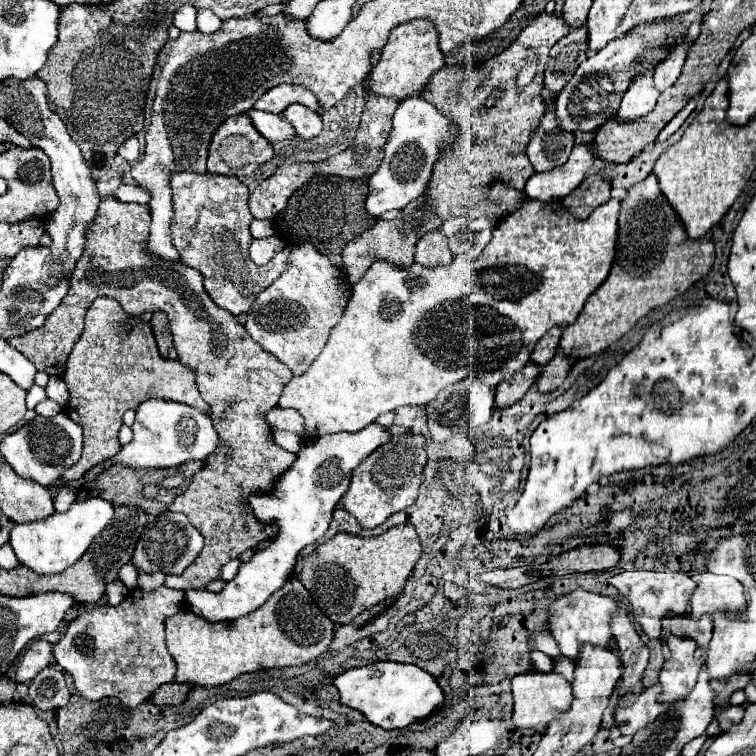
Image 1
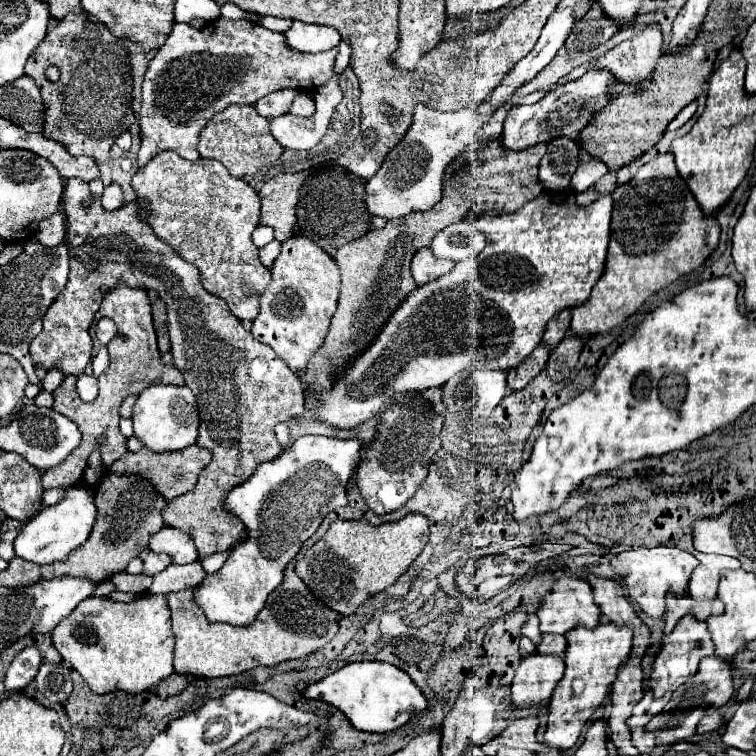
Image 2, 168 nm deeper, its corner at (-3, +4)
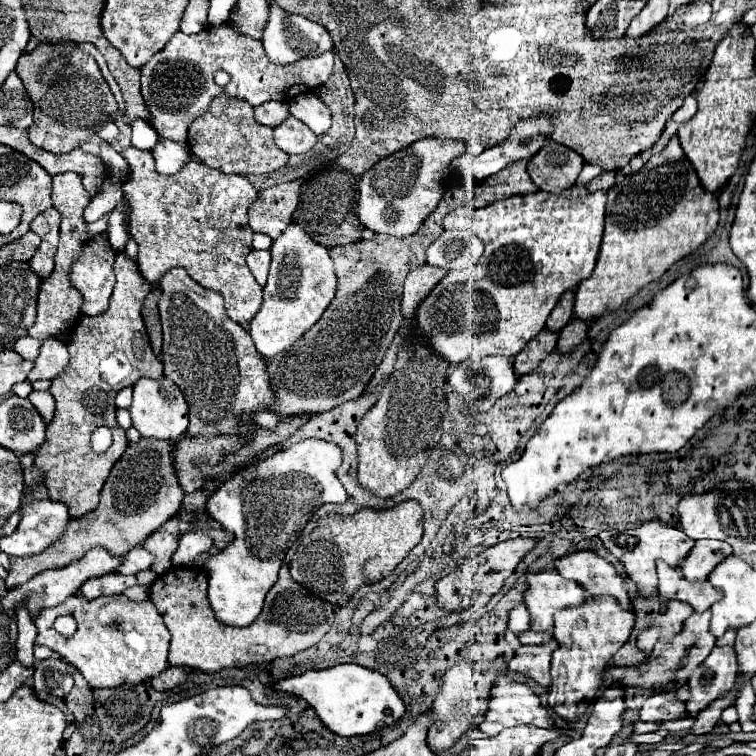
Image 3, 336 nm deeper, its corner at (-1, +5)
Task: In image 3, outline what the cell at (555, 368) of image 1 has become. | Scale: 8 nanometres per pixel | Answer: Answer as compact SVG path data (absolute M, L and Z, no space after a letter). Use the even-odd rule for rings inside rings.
M572 317L570 323L560 331L558 351L560 351L560 353L570 353L570 351L574 351L574 349L580 345L580 341L586 337L586 331L588 331L588 323L582 321L582 319Z

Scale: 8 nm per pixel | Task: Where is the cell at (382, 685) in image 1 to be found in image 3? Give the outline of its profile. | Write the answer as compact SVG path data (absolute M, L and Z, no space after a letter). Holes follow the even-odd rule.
M354 663L286 677L274 683L274 689L302 697L316 711L318 719L326 725L326 729L342 737L374 733L398 721L406 711L400 695L392 689L392 685L384 675Z

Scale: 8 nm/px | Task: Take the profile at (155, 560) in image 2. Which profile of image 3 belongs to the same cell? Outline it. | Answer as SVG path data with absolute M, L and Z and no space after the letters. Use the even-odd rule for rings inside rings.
M154 531L148 535L148 539L144 539L142 547L146 551L150 551L152 555L156 555L156 561L152 565L152 569L162 575L166 569L170 569L170 559L178 547L178 537L180 537L180 531L178 533L164 533L164 531Z

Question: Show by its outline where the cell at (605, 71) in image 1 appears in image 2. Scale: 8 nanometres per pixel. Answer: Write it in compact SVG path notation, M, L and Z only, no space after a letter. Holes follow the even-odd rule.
M590 68L578 80L548 92L536 104L520 106L518 110L510 112L508 118L504 120L504 134L502 134L504 148L520 150L538 142L548 142L552 138L570 136L574 132L584 130L584 126L588 126L592 116L600 112L600 108L606 108L612 102L612 92L610 92L612 84L614 84L614 76L612 72L608 72L608 68Z

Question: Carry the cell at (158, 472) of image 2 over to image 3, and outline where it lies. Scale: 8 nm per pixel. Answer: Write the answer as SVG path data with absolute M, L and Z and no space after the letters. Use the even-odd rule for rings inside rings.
M290 415L282 421L278 421L278 425L274 429L266 429L266 427L250 427L250 431L246 435L216 435L216 437L184 437L176 447L174 447L174 465L176 465L176 473L178 473L178 481L182 485L182 489L186 493L198 491L204 481L208 479L220 479L226 473L232 473L244 465L250 465L258 455L262 455L266 449L284 443L294 431L298 431L298 427L302 427L302 423L306 423L306 419L310 419L310 415Z

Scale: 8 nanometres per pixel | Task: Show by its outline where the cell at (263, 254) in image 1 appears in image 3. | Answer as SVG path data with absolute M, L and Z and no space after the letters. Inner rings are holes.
M250 251L246 257L246 265L250 267L254 279L258 281L260 287L266 285L266 275L268 275L268 265L270 265L270 251Z

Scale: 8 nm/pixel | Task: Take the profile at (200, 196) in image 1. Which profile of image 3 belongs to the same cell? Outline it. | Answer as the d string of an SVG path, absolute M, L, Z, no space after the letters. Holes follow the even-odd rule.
M128 147L120 153L132 173L128 181L122 185L124 197L130 203L130 235L138 245L138 269L142 277L156 285L160 283L160 277L174 269L182 267L186 273L200 283L202 287L220 291L226 303L226 313L232 321L246 325L256 315L260 303L262 303L262 287L254 281L250 269L246 267L246 255L252 251L252 229L248 225L248 207L256 201L258 191L252 187L246 175L226 175L218 169L206 167L204 163L188 161L180 173L176 175L160 175L154 171L154 159L150 151L140 151L136 147Z

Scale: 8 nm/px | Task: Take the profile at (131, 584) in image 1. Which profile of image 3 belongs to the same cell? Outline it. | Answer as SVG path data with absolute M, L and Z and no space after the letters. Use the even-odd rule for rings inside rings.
M134 547L132 551L126 553L124 563L116 569L116 573L120 573L120 575L132 575L132 573L138 573L142 569L150 569L152 563L154 563L154 557L146 549Z

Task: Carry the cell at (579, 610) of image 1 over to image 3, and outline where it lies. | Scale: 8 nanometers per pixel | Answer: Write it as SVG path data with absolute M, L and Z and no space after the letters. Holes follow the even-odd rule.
M548 569L540 573L528 573L524 591L524 605L530 613L530 631L544 633L554 625L554 613L562 607L580 605L586 595L578 583L564 579L558 571Z

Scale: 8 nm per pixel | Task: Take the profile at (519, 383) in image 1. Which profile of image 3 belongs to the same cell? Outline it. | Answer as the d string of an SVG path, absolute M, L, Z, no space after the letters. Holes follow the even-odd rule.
M542 329L530 343L526 343L526 347L516 355L514 359L514 371L518 375L526 375L532 373L540 361L556 349L556 341L558 341L558 331L546 331Z

